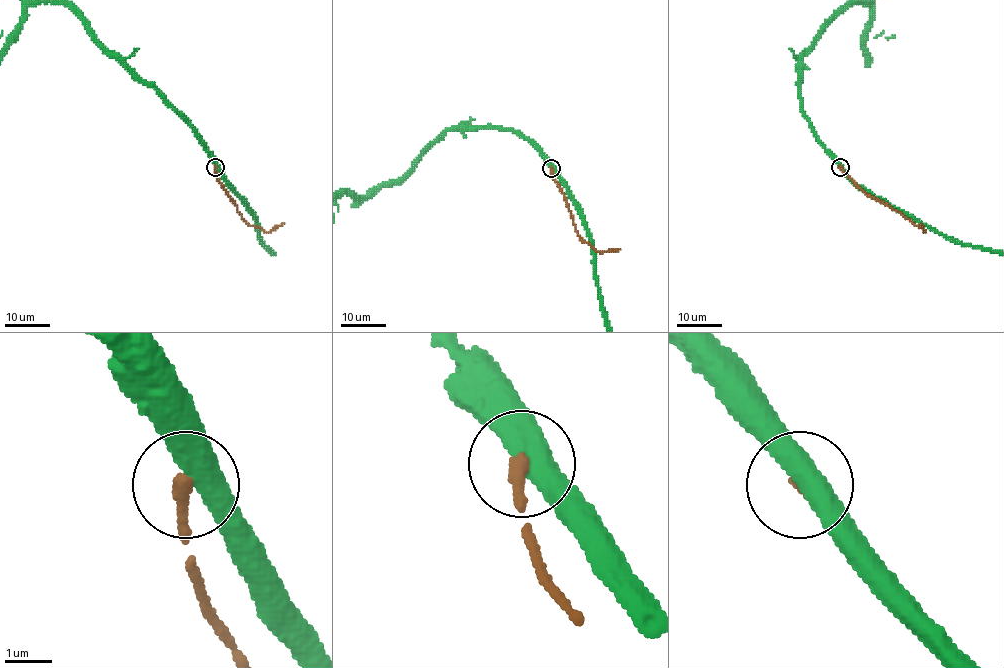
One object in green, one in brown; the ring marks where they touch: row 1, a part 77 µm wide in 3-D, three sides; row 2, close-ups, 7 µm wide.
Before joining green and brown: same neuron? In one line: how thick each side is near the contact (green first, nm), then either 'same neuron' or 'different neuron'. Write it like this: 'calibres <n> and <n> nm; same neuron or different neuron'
calibres 480 and 280 nm; different neuron

